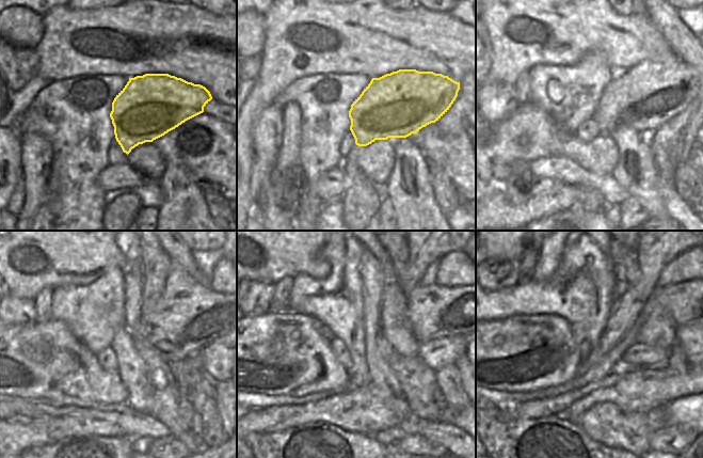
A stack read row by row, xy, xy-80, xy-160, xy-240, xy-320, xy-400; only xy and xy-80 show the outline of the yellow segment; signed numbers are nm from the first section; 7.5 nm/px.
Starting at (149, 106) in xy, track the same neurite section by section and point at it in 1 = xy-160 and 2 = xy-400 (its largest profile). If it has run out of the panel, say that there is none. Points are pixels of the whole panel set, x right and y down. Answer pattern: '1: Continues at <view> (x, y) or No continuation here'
1: Continues at xy-160 (648, 95)
2: Continues at xy-400 (692, 301).

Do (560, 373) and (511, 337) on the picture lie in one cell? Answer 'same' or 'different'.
same

